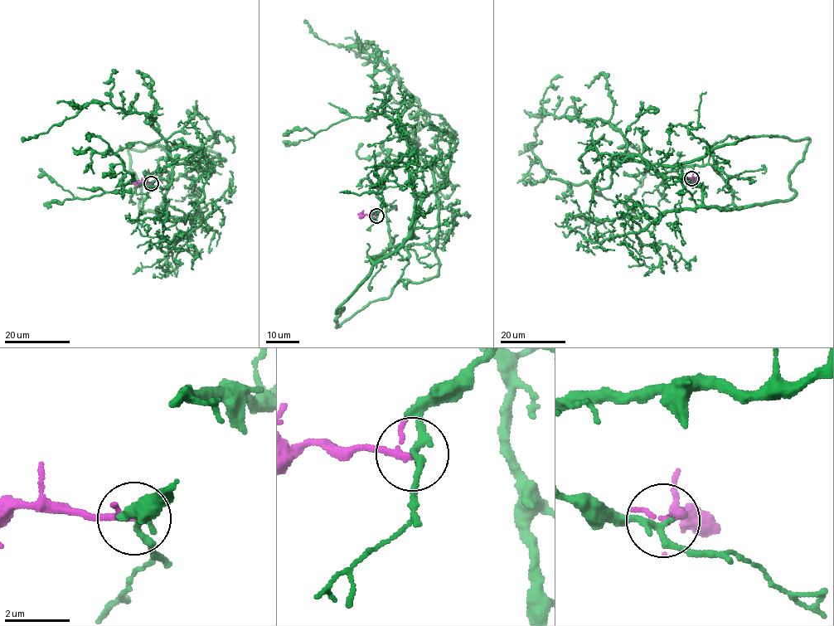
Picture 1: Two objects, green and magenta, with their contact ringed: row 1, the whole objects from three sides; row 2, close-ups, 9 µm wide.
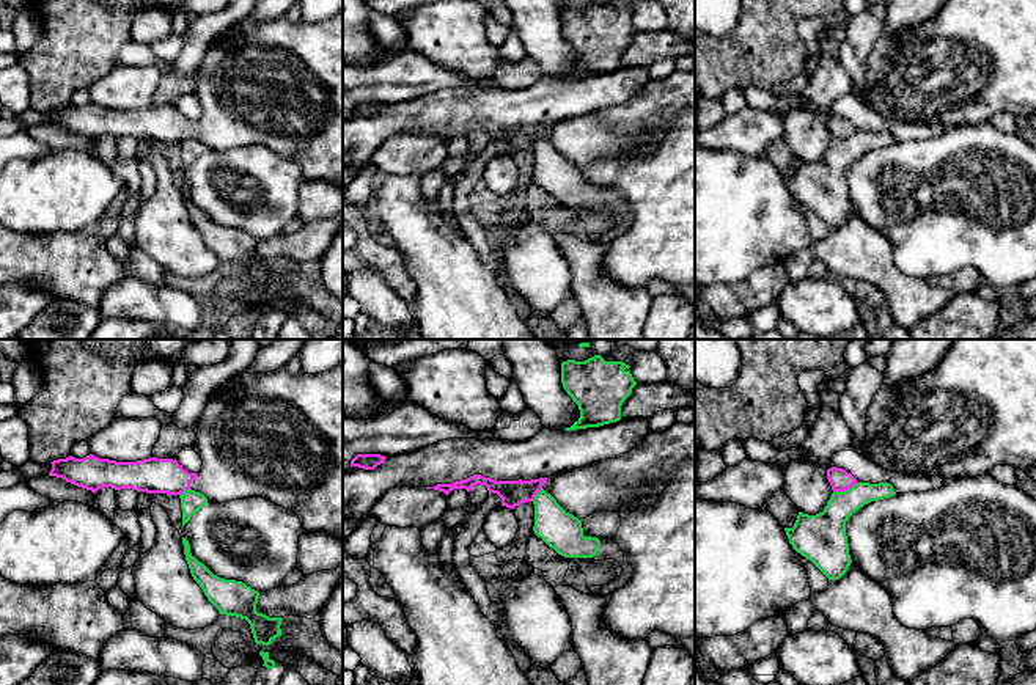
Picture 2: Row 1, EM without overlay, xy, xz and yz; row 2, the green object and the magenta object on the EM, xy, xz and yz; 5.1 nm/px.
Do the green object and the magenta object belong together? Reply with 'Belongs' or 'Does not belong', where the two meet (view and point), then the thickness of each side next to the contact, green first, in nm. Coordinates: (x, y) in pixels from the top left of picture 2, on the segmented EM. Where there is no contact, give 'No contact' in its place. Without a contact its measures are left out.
Does not belong. Touches green at yz (844, 490). Thickness 220 nm (green) against 110 nm

